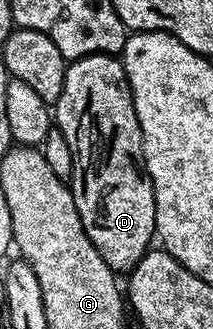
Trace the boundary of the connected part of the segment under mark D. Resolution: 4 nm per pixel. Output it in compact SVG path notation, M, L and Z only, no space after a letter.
M86 54L82 58L73 59L66 68L64 92L60 92L60 100L53 103L52 118L56 123L56 129L65 136L72 148L74 171L68 180L68 185L70 191L74 193L76 212L80 212L80 220L84 224L84 232L88 232L88 240L92 240L96 252L100 252L100 256L104 256L104 260L109 264L111 270L115 272L121 272L121 270L129 272L133 270L134 265L146 255L147 250L151 249L152 243L156 238L154 228L154 185L150 183L150 178L146 175L146 167L142 161L142 133L140 132L140 124L136 116L134 100L130 97L130 81L126 79L126 73L121 61L113 54Z

